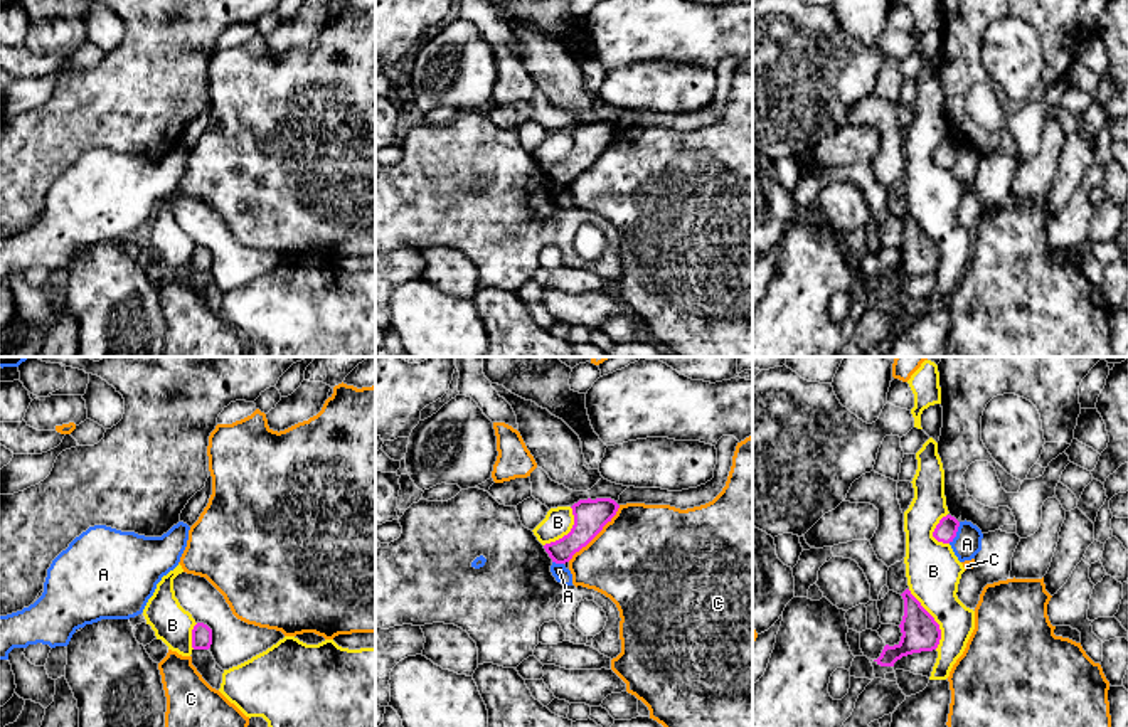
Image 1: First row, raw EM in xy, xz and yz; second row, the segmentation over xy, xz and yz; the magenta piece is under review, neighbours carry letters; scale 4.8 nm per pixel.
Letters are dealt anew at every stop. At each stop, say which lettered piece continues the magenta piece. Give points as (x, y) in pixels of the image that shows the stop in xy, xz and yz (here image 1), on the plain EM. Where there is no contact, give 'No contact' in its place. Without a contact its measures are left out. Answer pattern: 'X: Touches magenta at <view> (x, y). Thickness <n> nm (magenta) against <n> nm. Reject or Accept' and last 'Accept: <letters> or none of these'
A: Touches magenta at yz (955, 155). Thickness 100 nm (magenta) against 140 nm. Reject
B: Touches magenta at yz (933, 243). Thickness 180 nm (magenta) against 260 nm. Reject
C: Touches magenta at xz (596, 157). Thickness 160 nm (magenta) against 480 nm. Reject
Accept: none of these

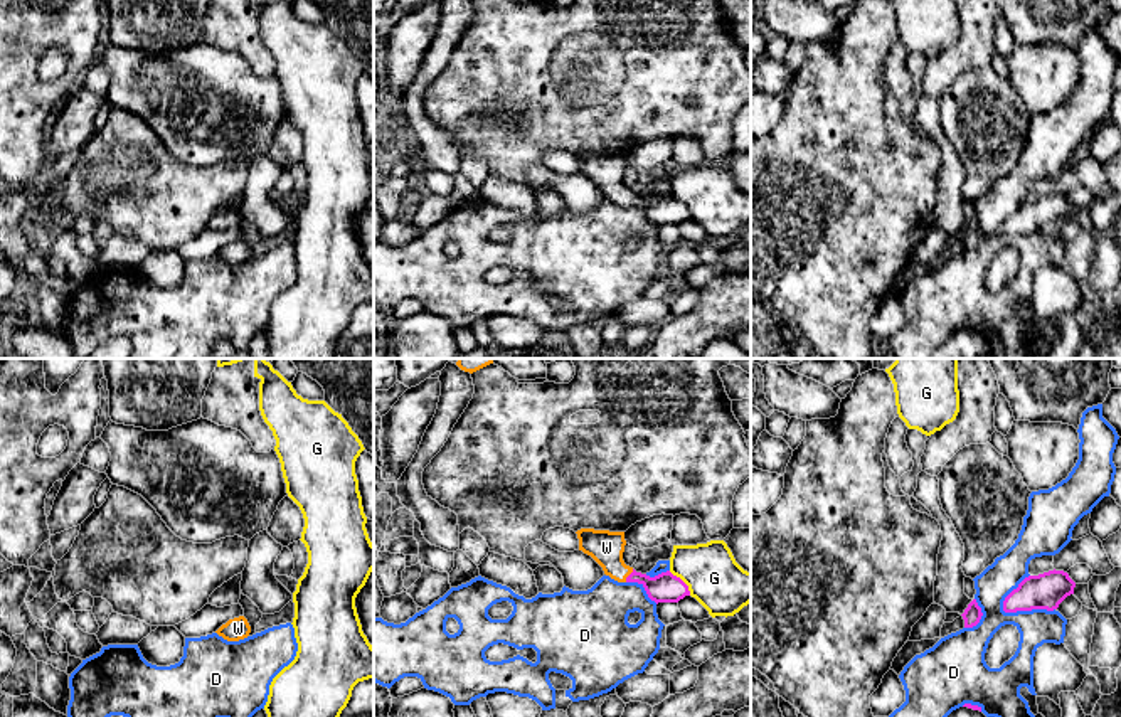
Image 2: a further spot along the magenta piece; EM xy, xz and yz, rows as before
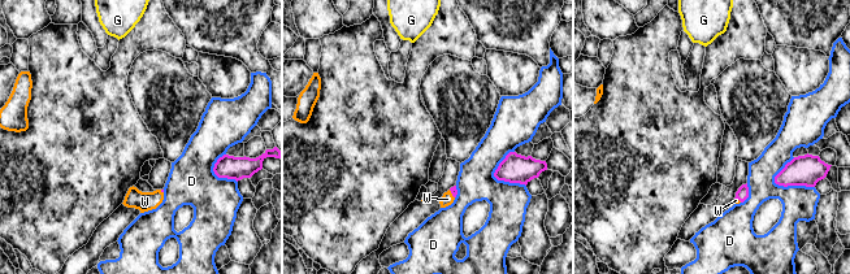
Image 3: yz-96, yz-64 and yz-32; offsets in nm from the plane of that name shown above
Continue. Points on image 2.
D: Touches magenta at yz (1025, 233). Thickness 180 nm (magenta) against 170 nm. Reject
G: Touches magenta at xz (682, 204). Thickness 140 nm (magenta) against 260 nm. Reject
W: Touches magenta at xz (628, 199). Thickness 140 nm (magenta) against 160 nm. Accept
Accept: W

